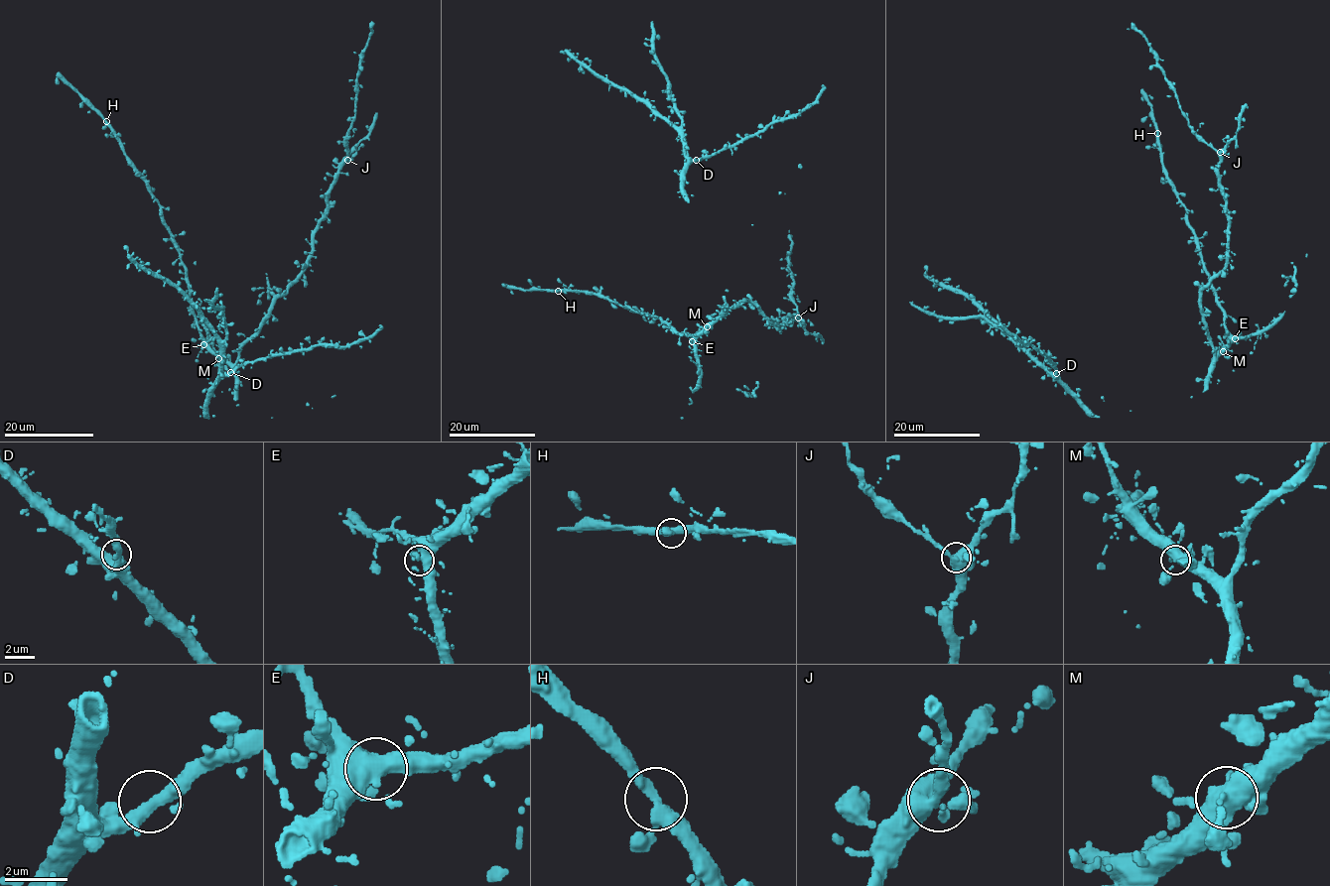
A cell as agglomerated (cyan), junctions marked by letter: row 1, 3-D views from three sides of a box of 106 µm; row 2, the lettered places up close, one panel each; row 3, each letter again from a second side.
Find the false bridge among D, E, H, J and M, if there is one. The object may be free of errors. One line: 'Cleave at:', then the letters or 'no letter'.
Cleave at: no letter

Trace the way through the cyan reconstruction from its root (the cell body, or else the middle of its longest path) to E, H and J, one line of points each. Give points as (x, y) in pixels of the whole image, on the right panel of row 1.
E: (1213, 354), (1216, 356), (1235, 338)
H: (1213, 354), (1229, 342), (1224, 310), (1202, 262), (1197, 237), (1187, 222), (1187, 209), (1163, 166), (1158, 133)
J: (1213, 354), (1200, 307), (1202, 290), (1226, 263), (1228, 218), (1218, 173), (1220, 152)

